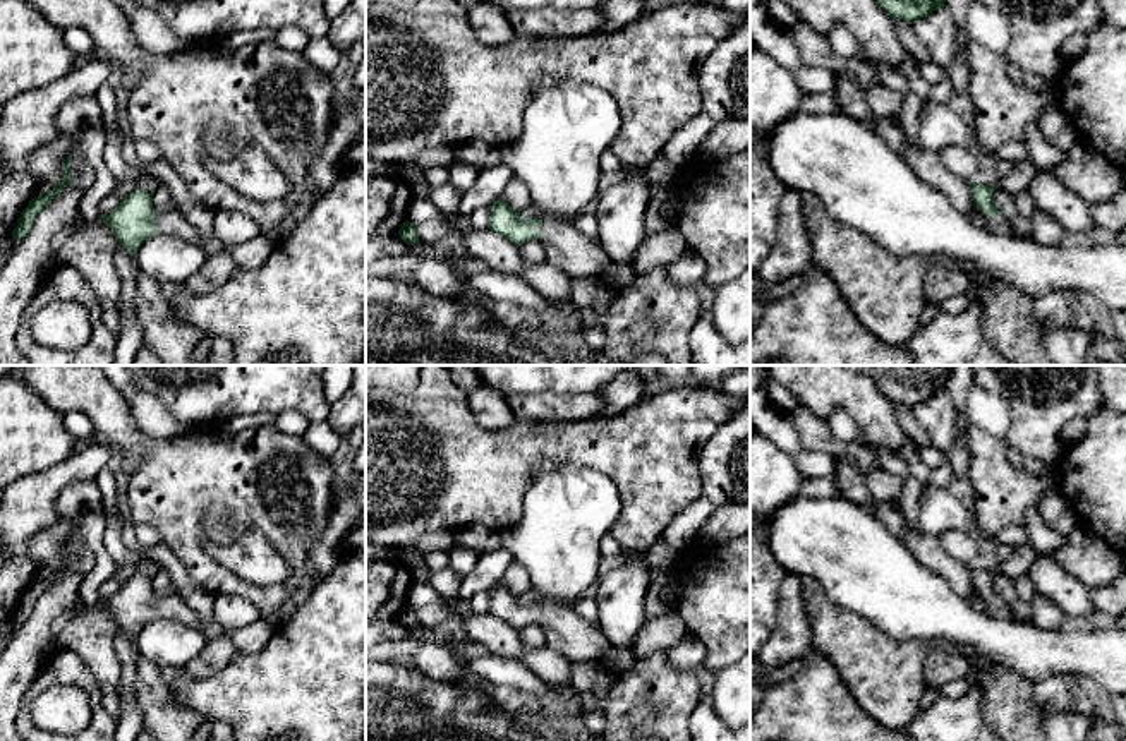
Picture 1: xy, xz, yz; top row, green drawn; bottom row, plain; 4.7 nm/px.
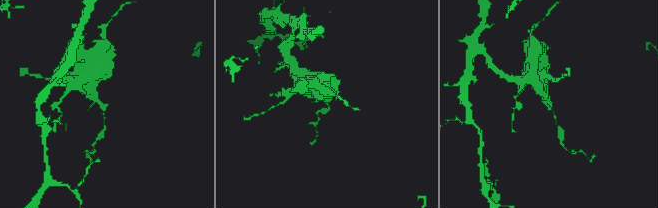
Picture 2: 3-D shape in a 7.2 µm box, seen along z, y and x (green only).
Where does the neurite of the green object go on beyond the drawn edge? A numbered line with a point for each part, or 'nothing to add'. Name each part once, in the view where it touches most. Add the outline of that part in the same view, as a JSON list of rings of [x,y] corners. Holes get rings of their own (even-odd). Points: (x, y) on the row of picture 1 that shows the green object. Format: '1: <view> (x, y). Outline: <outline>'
1: xy (172, 223). Outline: [[[179,209],[158,213],[153,220],[156,225],[156,235],[185,238],[191,244],[206,249],[201,233],[184,218],[184,214]]]

